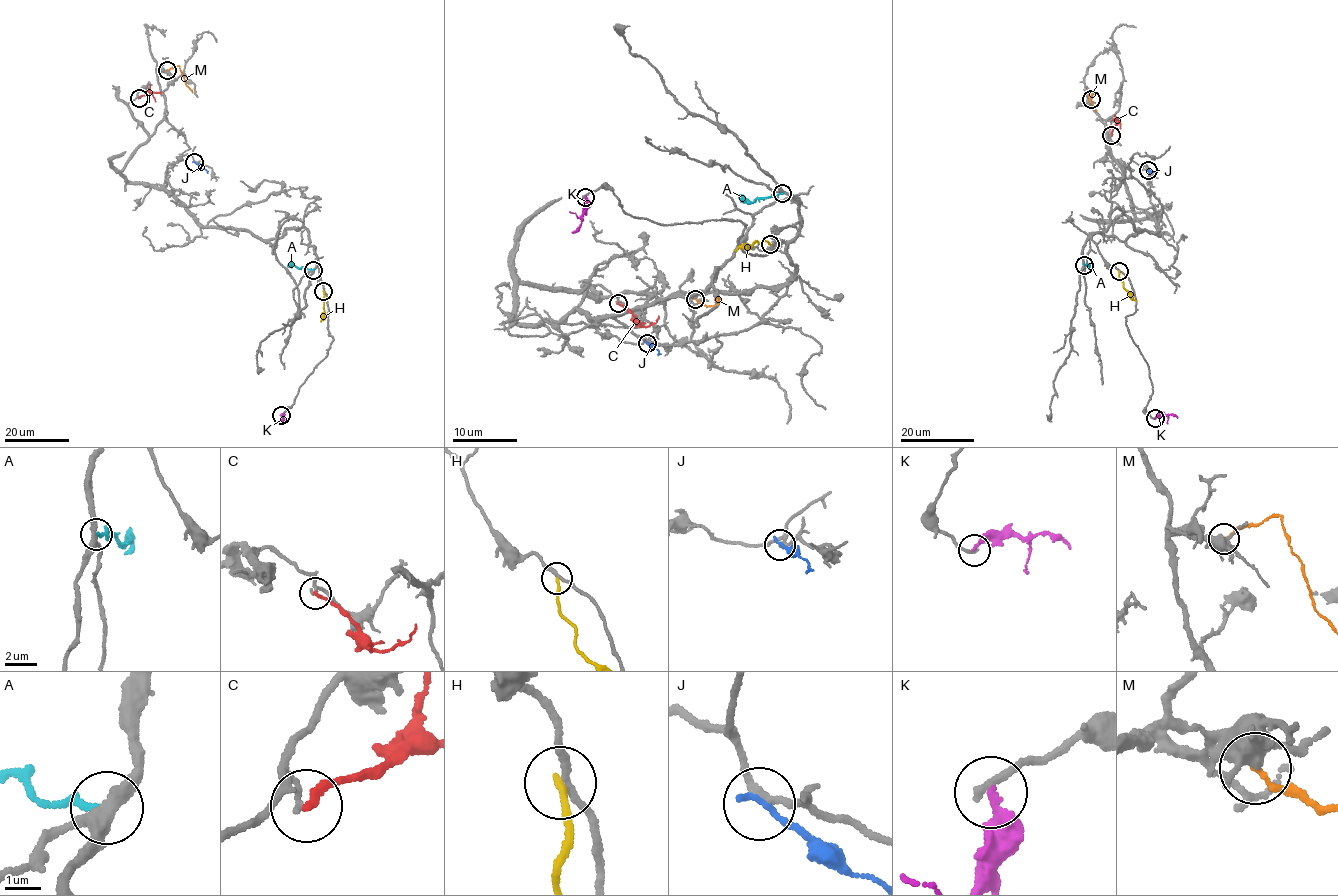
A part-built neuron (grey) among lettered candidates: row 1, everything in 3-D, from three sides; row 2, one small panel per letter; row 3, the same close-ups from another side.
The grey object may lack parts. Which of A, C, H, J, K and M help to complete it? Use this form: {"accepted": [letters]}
{"accepted": []}

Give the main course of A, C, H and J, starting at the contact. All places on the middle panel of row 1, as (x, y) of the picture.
A: (783, 192), (754, 198), (752, 202), (739, 194)
C: (617, 304), (641, 326), (656, 323), (658, 316)
H: (770, 245), (765, 239), (759, 243), (756, 240), (734, 250)
J: (647, 343), (658, 355)

